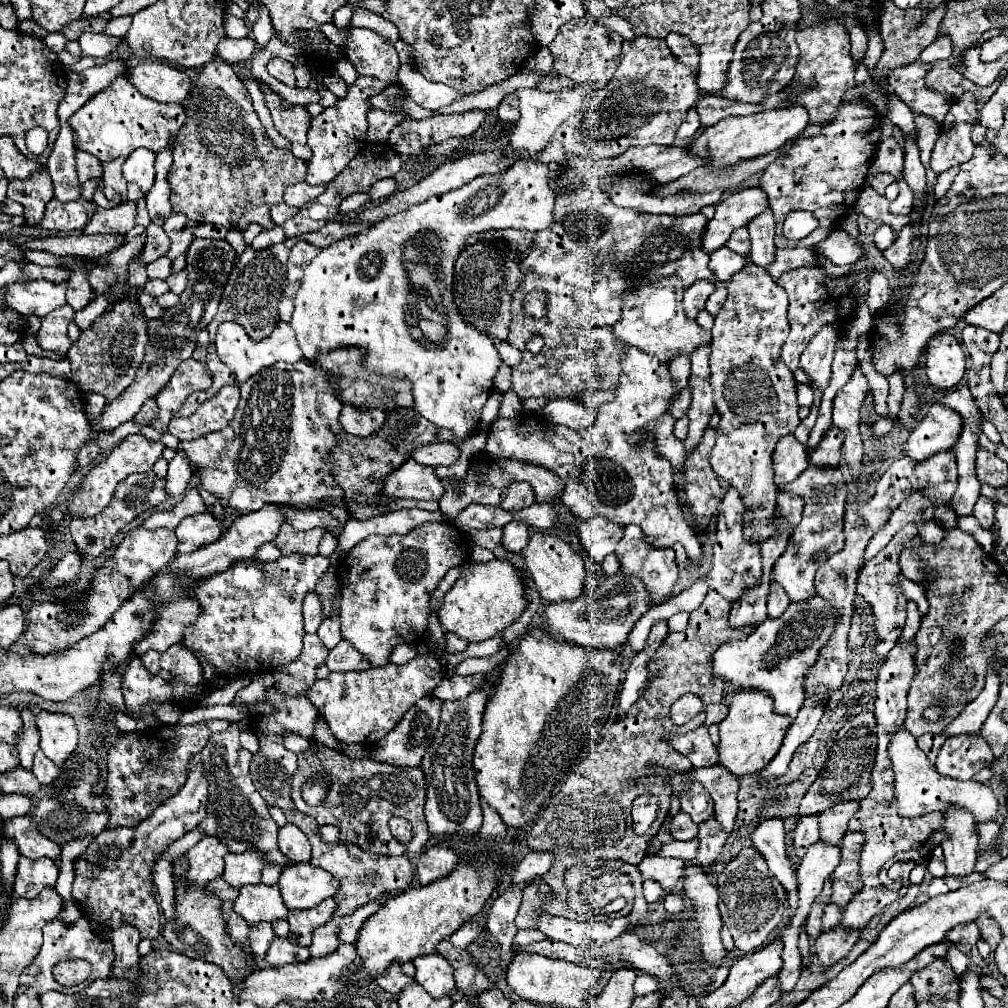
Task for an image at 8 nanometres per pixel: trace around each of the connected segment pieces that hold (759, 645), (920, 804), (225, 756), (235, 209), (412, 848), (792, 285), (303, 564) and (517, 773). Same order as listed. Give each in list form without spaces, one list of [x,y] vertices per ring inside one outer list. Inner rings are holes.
[[[812,596],[808,602],[790,604],[780,618],[768,618],[750,636],[720,644],[710,658],[716,678],[730,682],[742,690],[762,690],[774,698],[774,710],[790,720],[796,718],[802,702],[802,676],[814,664],[818,650],[830,638],[836,624],[834,608],[828,608],[826,600]]]
[[[900,728],[900,732],[894,734],[894,742],[890,742],[888,752],[890,752],[890,760],[894,766],[894,774],[896,774],[894,794],[896,794],[900,816],[918,818],[930,812],[948,812],[950,808],[964,808],[974,816],[976,824],[996,820],[998,800],[992,788],[976,780],[962,782],[962,780],[940,776],[936,768],[926,760],[926,754],[916,746],[916,738],[910,736],[910,732],[906,732],[904,728]]]
[[[232,724],[232,728],[228,728],[226,732],[218,732],[214,736],[210,736],[210,740],[202,748],[202,752],[196,754],[188,762],[190,770],[196,764],[202,764],[204,776],[210,784],[210,788],[208,788],[210,796],[208,796],[208,804],[206,804],[208,812],[206,812],[206,818],[198,824],[198,828],[208,836],[218,838],[228,848],[228,852],[242,854],[246,850],[254,850],[254,852],[260,852],[262,862],[266,866],[272,866],[272,864],[278,864],[282,868],[290,866],[290,860],[276,846],[276,822],[268,814],[268,806],[266,806],[264,798],[252,784],[252,778],[248,772],[252,754],[240,746],[238,732],[240,732],[238,724]]]
[[[218,58],[200,68],[198,80],[190,90],[190,96],[186,96],[184,106],[188,110],[188,118],[178,132],[178,140],[174,144],[174,162],[170,168],[172,210],[186,214],[200,224],[222,224],[228,230],[246,230],[250,222],[258,222],[264,228],[274,228],[274,222],[270,220],[270,206],[282,202],[284,188],[304,180],[306,162],[298,160],[288,150],[276,148],[266,138],[264,126],[260,126],[244,82],[236,76],[230,64]]]
[[[310,742],[310,748],[298,754],[298,772],[292,780],[292,798],[300,812],[312,816],[320,826],[334,824],[340,828],[340,840],[358,842],[364,850],[384,856],[406,856],[414,858],[422,852],[430,840],[430,832],[424,820],[424,796],[426,784],[420,768],[398,768],[388,766],[370,758],[352,760],[344,752],[334,752],[318,742]],[[326,776],[332,784],[326,792],[326,798],[318,806],[310,806],[302,798],[302,786],[308,780]],[[392,816],[402,816],[412,824],[412,842],[400,844],[392,838],[388,820]]]
[[[810,266],[786,272],[786,276],[782,276],[782,280],[778,284],[786,290],[788,300],[790,300],[790,308],[788,308],[790,334],[786,338],[786,344],[782,346],[782,360],[794,372],[798,368],[798,358],[800,358],[804,346],[808,344],[810,336],[814,336],[814,332],[818,332],[818,328],[822,324],[826,324],[826,322],[840,324],[844,318],[848,318],[852,314],[850,284],[846,280],[832,282],[832,278],[822,268],[810,268]]]
[[[290,554],[266,564],[240,560],[228,570],[212,574],[192,592],[204,610],[198,622],[186,628],[182,644],[210,662],[218,676],[266,672],[294,662],[302,652],[302,638],[306,634],[302,602],[330,568],[332,562],[326,556]]]
[[[532,628],[520,640],[514,654],[508,656],[498,680],[498,688],[488,700],[482,734],[474,748],[474,774],[480,792],[480,800],[494,808],[502,822],[512,828],[522,828],[538,816],[542,804],[550,792],[574,772],[574,764],[592,752],[602,740],[602,730],[610,720],[610,712],[616,700],[618,684],[622,680],[622,660],[614,652],[602,652],[596,648],[578,648],[576,644],[562,644],[562,640],[550,640],[542,628]]]

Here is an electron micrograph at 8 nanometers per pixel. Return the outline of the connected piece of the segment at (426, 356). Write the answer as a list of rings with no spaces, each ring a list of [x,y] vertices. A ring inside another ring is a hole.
[[[522,160],[522,164],[514,164],[514,168],[508,168],[506,174],[502,174],[502,176],[480,176],[478,180],[472,180],[470,184],[466,184],[458,190],[450,190],[446,194],[432,196],[430,200],[426,200],[422,204],[416,204],[414,208],[410,208],[406,212],[398,212],[398,216],[388,216],[386,220],[380,220],[378,224],[372,224],[368,230],[364,230],[356,236],[348,236],[344,240],[338,240],[338,242],[330,244],[328,248],[324,248],[304,270],[302,288],[296,294],[294,314],[292,314],[292,320],[290,320],[290,326],[296,332],[296,340],[298,340],[298,346],[302,348],[302,352],[304,352],[304,358],[316,360],[316,358],[322,358],[322,356],[326,356],[326,352],[336,350],[336,348],[364,346],[364,350],[368,354],[366,360],[364,360],[368,372],[378,372],[378,374],[384,374],[384,376],[390,376],[390,378],[408,378],[408,380],[412,380],[412,386],[414,386],[412,394],[414,394],[416,410],[424,418],[428,418],[432,424],[452,430],[454,440],[458,440],[458,442],[468,440],[480,424],[480,412],[482,412],[482,408],[484,408],[484,404],[486,404],[486,400],[492,392],[492,380],[494,380],[494,376],[500,368],[502,358],[500,358],[494,342],[488,336],[484,336],[482,332],[478,332],[474,326],[470,326],[468,322],[464,322],[460,318],[460,314],[454,306],[454,300],[452,300],[454,262],[456,262],[456,256],[468,244],[468,238],[474,236],[474,234],[488,232],[488,230],[502,230],[502,228],[520,228],[520,230],[530,230],[530,232],[540,232],[540,230],[550,228],[550,224],[554,222],[554,212],[552,210],[554,210],[554,198],[556,196],[554,196],[552,188],[548,186],[548,172],[550,170],[548,170],[546,164],[538,164],[538,162],[532,162],[532,160]],[[502,184],[508,184],[508,190],[502,190]]]

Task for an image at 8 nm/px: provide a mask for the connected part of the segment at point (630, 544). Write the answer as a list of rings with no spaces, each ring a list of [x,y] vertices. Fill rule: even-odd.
[[[626,526],[624,528],[624,536],[620,538],[614,552],[618,562],[620,562],[620,570],[626,576],[634,576],[640,578],[642,584],[646,586],[648,596],[652,598],[652,604],[662,604],[666,602],[666,598],[672,594],[672,588],[678,580],[678,564],[674,558],[674,550],[666,548],[666,550],[658,550],[658,548],[650,548],[644,542],[644,535],[639,526]]]

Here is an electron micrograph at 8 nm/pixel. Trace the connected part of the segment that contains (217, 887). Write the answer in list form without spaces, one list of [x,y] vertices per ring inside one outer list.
[[[218,878],[218,880],[212,880],[210,884],[206,884],[206,888],[204,888],[208,894],[212,894],[212,896],[216,896],[220,902],[234,902],[236,898],[238,898],[238,890],[236,888],[230,888],[230,884],[226,884],[222,878]]]

